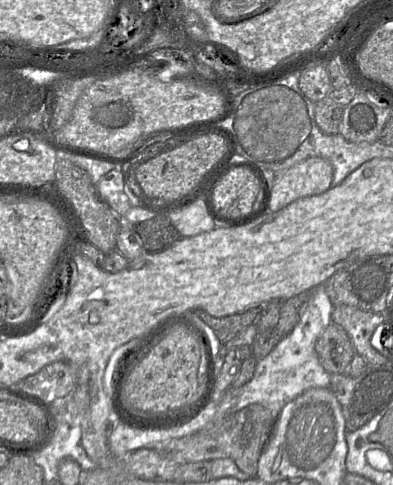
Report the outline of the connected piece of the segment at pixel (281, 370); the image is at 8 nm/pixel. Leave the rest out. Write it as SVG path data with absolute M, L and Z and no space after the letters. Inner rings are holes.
M325 284L315 287L313 290L306 290L306 291L312 291L312 298L310 299L305 312L303 313L299 322L295 325L293 330L289 334L285 335L283 337L283 339L276 345L276 347L266 357L264 357L261 360L257 360L255 373L254 373L252 379L247 384L245 384L244 386L241 386L239 388L231 387L231 393L232 393L232 397L233 397L233 413L236 411L240 411L241 409L247 407L250 404L258 403L258 404L261 404L264 407L268 408L273 413L274 416L278 416L281 409L288 402L292 401L293 399L295 399L296 397L298 397L299 395L304 393L305 391L307 391L311 388L329 388L331 374L328 373L321 365L317 352L315 350L315 345L316 345L317 340L320 338L320 336L324 332L324 330L332 323L332 312L333 312L334 306L325 290Z

